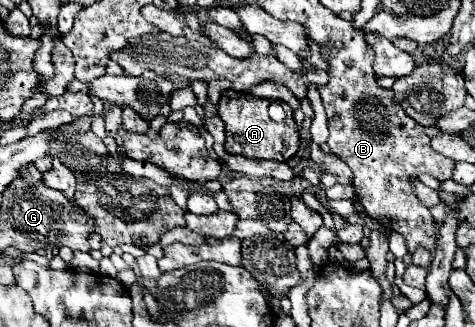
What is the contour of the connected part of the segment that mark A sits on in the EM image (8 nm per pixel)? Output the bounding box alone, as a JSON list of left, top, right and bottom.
[218,90,298,162]

